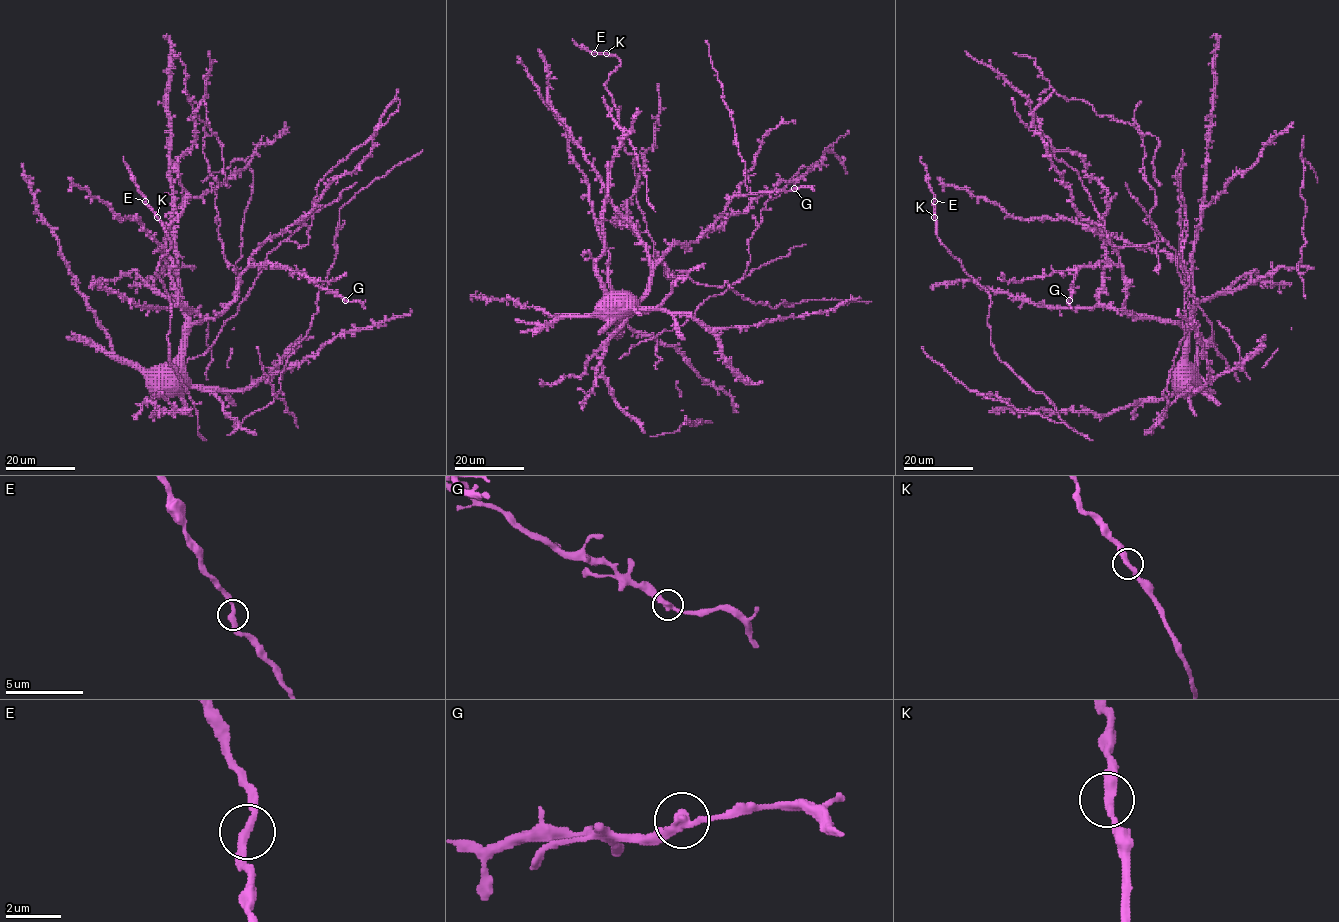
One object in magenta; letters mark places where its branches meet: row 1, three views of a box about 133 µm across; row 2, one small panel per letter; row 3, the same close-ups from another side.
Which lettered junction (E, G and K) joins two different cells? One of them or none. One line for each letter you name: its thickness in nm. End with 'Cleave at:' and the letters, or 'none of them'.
Cleave at: none of them

